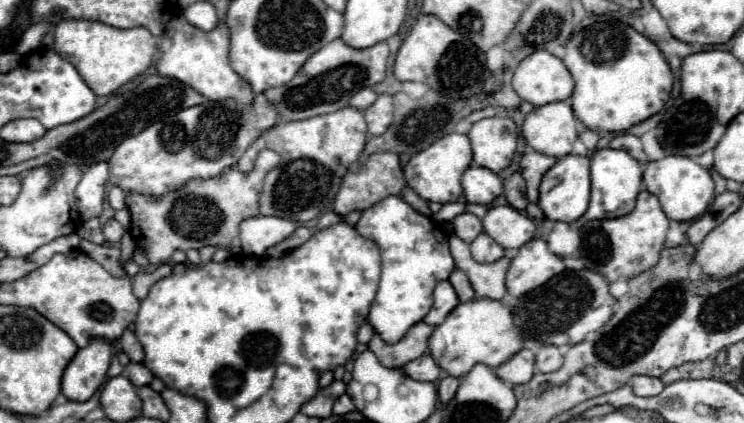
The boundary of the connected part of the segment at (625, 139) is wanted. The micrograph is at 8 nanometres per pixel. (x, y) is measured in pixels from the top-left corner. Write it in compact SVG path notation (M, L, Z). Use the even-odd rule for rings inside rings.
M624 133L624 135L614 137L614 139L610 141L610 147L630 153L630 155L632 155L636 161L640 161L640 163L646 163L646 161L648 161L648 157L646 157L646 153L644 153L644 149L642 149L642 141L640 141L638 137L630 135L630 133Z

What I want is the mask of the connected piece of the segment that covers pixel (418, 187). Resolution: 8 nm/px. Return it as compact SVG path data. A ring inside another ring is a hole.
M450 133L432 143L428 149L416 153L404 167L404 177L406 183L426 201L436 201L436 203L450 203L456 201L462 195L462 185L460 177L462 173L470 167L472 163L472 149L470 141L466 135L460 133Z

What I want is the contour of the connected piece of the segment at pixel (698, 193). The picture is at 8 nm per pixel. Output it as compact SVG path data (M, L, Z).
M670 155L660 161L650 161L644 167L644 187L652 195L658 197L662 211L672 221L692 221L700 217L714 197L714 181L708 173L708 169L700 167L694 159Z

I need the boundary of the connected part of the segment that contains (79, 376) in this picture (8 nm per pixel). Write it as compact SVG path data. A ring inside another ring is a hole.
M92 339L68 363L62 377L62 393L70 401L90 399L106 379L112 359L112 345L106 339Z

